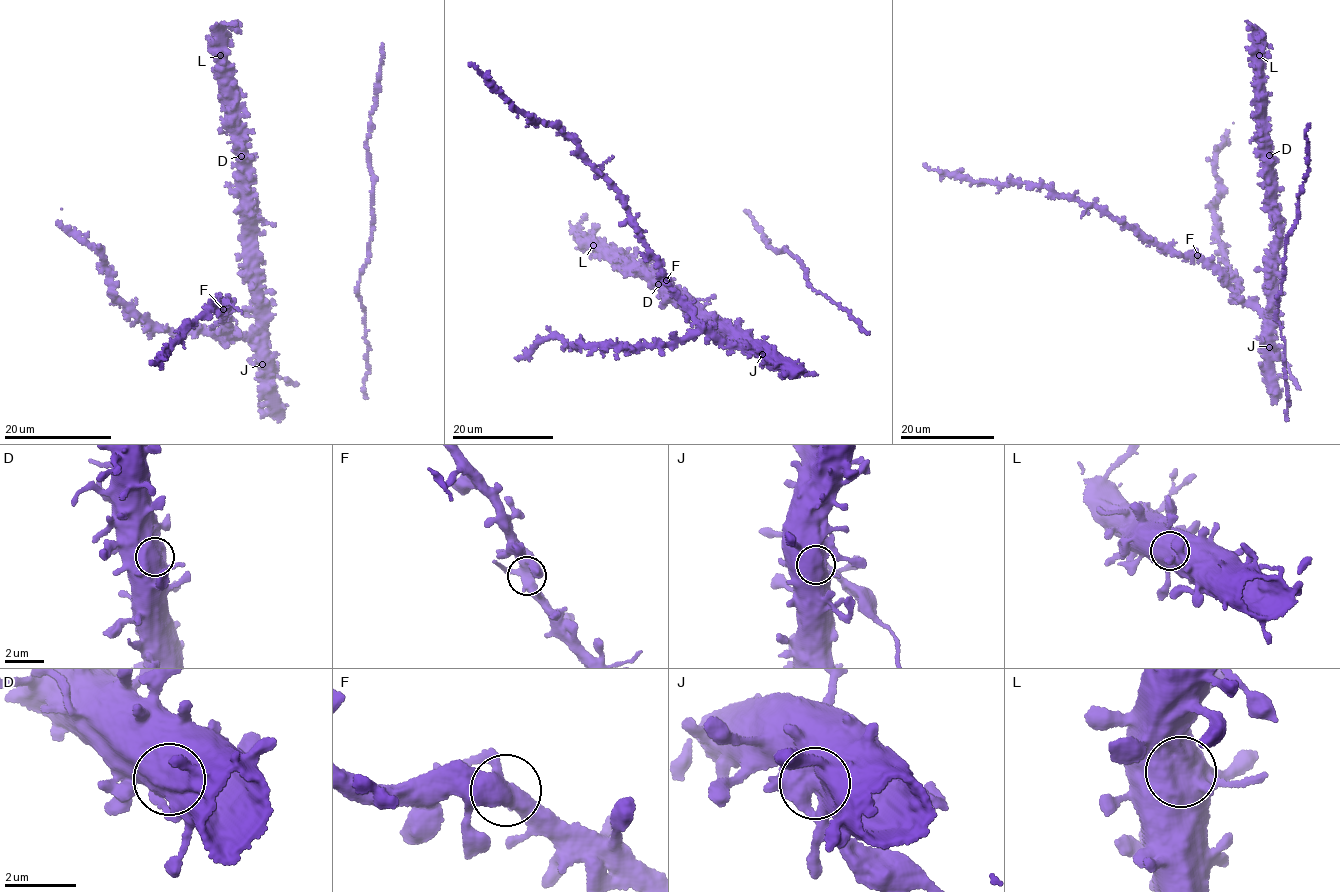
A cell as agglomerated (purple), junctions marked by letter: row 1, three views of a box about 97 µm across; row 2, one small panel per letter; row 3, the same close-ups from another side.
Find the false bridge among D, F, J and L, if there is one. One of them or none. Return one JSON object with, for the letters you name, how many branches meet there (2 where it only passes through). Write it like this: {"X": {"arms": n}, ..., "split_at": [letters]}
{"J": {"arms": 3}, "split_at": ["J"]}

